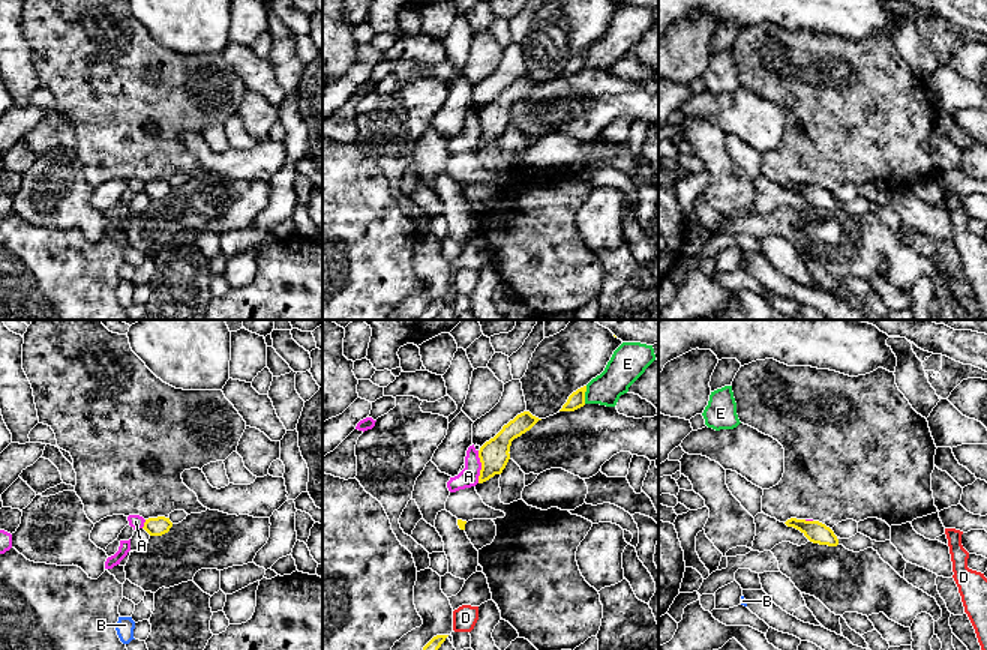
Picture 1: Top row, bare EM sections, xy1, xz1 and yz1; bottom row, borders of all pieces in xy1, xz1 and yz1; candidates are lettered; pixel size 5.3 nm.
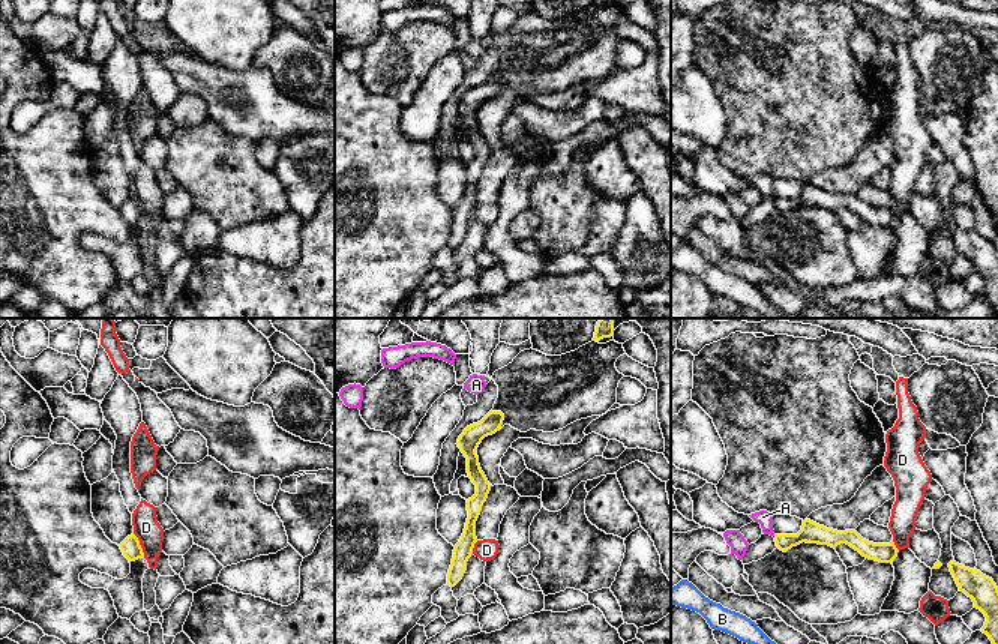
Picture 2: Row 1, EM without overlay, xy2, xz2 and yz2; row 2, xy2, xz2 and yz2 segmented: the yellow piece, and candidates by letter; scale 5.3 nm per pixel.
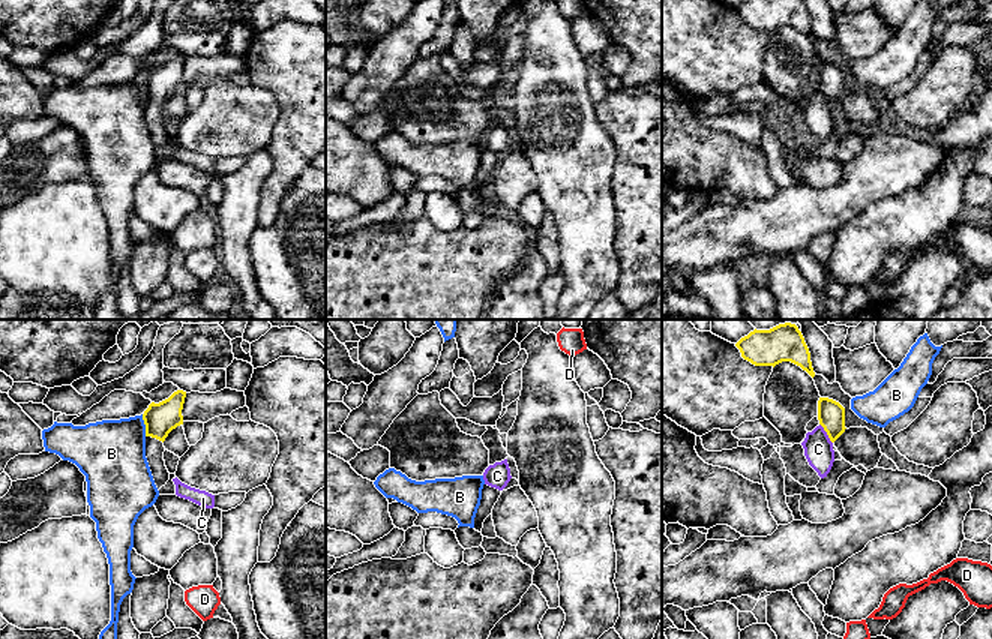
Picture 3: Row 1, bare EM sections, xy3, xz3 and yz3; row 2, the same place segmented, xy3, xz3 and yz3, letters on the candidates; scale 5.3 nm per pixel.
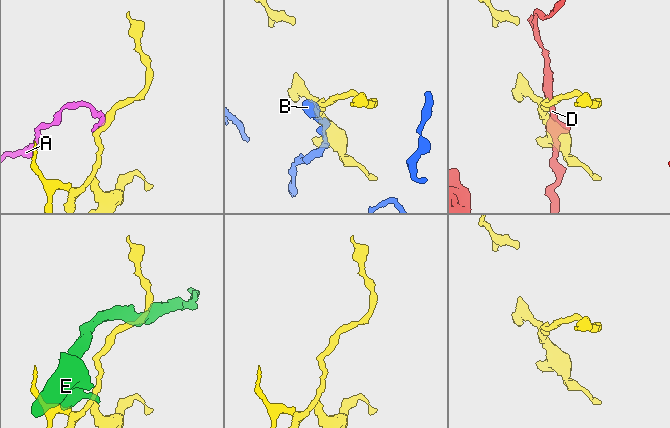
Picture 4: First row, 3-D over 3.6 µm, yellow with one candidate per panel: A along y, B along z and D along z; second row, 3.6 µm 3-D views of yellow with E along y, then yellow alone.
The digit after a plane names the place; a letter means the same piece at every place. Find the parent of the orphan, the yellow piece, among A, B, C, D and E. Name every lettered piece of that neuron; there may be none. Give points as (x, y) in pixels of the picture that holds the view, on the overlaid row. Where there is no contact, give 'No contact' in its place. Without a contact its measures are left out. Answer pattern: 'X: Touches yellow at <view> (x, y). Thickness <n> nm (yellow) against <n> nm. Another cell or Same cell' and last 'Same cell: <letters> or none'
A: Touches yellow at xz1 (482, 467). Thickness 160 nm (yellow) against 100 nm. Another cell
B: Touches yellow at xy3 (144, 423). Thickness 170 nm (yellow) against 360 nm. Another cell
C: Touches yellow at yz3 (827, 434). Thickness 140 nm (yellow) against 160 nm. Another cell
D: Touches yellow at xy2 (140, 545). Thickness 110 nm (yellow) against 140 nm. Another cell
E: Touches yellow at xz1 (584, 395). Thickness 90 nm (yellow) against 180 nm. Another cell
Same cell: none

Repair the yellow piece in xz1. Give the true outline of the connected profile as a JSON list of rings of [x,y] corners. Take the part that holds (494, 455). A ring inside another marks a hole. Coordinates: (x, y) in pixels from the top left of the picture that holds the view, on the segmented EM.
[[[530,411],[518,414],[513,420],[502,426],[502,429],[489,441],[486,441],[480,450],[478,458],[482,462],[482,470],[478,476],[478,483],[483,483],[501,474],[510,459],[512,441],[526,431],[530,431],[538,420]]]

